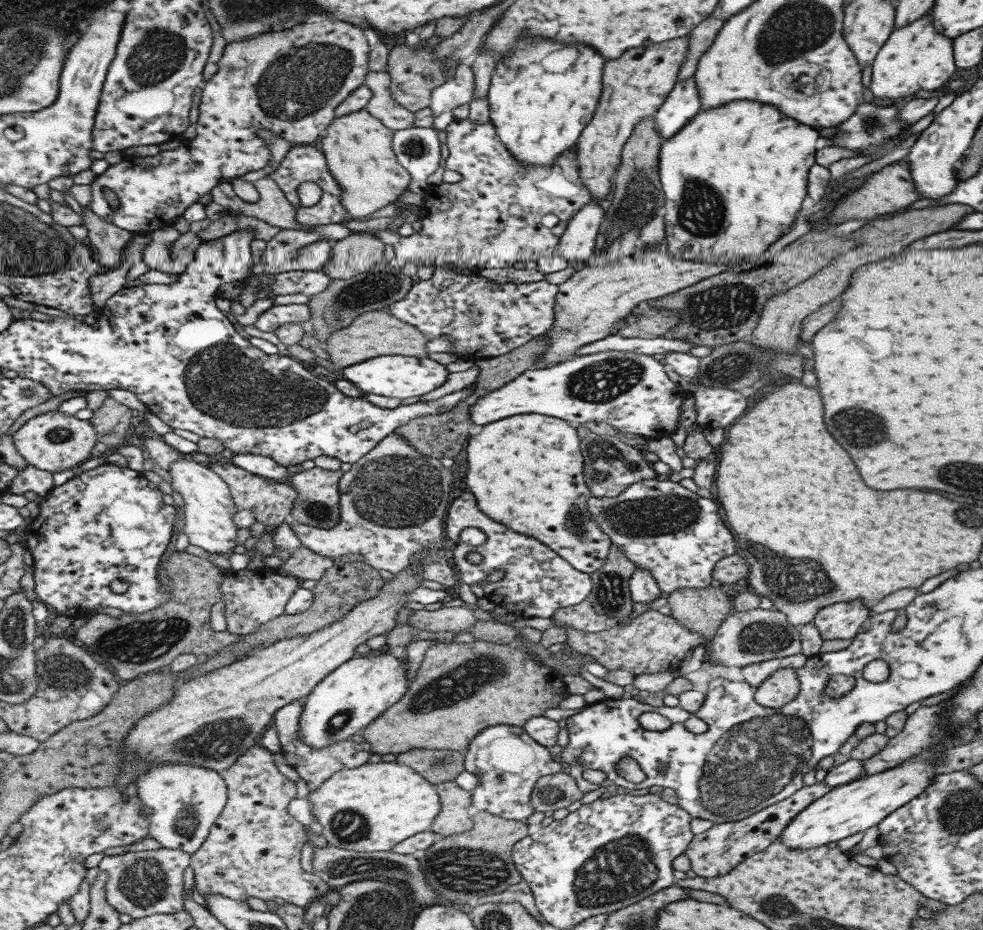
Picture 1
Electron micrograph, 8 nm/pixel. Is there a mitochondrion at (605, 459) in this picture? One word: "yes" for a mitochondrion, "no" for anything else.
yes

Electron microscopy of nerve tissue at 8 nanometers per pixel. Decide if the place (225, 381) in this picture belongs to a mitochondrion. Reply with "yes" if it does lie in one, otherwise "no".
yes

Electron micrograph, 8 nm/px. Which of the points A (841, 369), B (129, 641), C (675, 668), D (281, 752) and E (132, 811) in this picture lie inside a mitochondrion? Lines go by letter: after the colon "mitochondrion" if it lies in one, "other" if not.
A: other
B: mitochondrion
C: other
D: other
E: other

